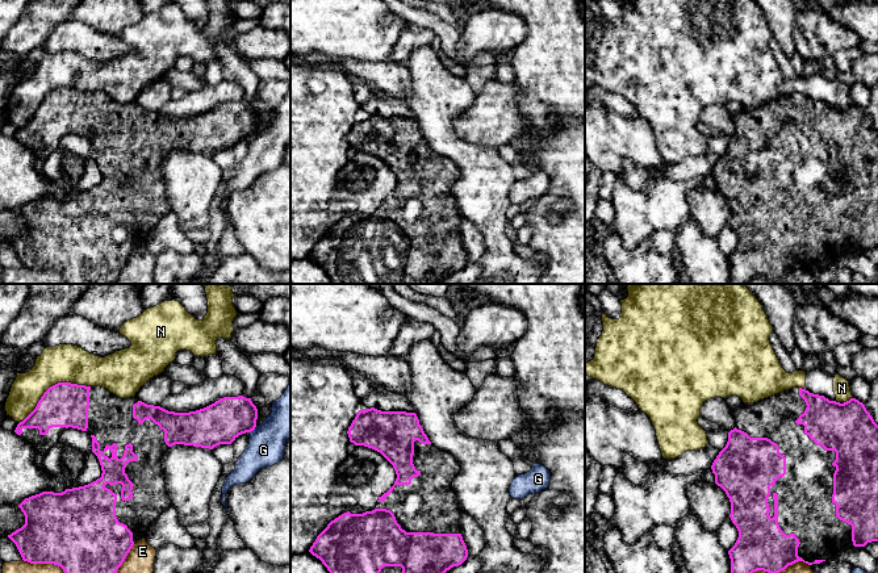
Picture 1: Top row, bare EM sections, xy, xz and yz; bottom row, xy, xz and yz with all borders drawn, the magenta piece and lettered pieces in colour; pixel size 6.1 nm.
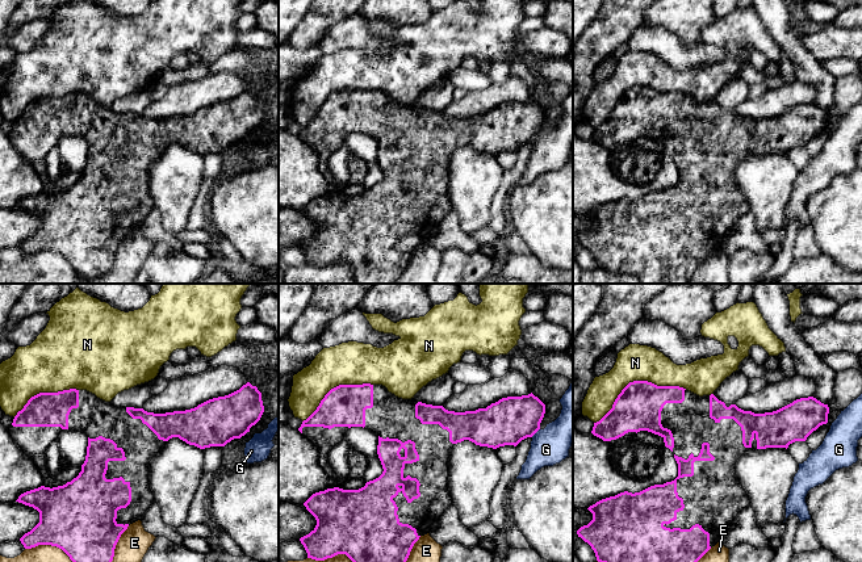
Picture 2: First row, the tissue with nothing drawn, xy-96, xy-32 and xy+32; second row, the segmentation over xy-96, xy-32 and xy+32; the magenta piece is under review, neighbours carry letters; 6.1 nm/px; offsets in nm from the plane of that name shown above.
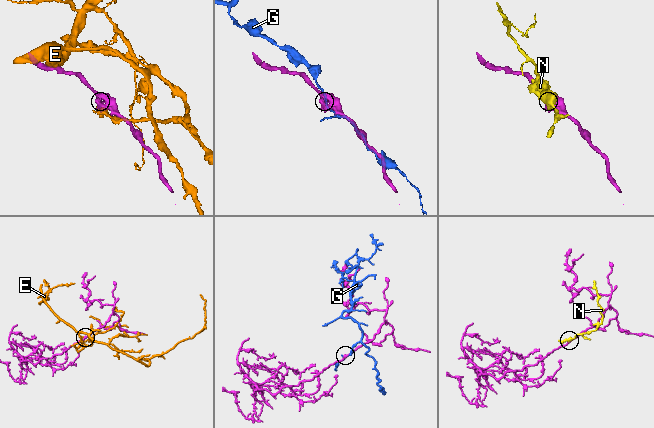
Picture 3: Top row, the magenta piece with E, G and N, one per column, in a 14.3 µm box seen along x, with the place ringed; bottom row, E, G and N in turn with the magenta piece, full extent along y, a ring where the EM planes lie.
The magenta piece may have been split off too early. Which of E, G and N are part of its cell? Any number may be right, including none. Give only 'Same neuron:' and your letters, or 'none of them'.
Same neuron: none of them

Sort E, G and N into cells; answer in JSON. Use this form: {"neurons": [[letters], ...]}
{"neurons": [["E"], ["G"], ["N"]]}

